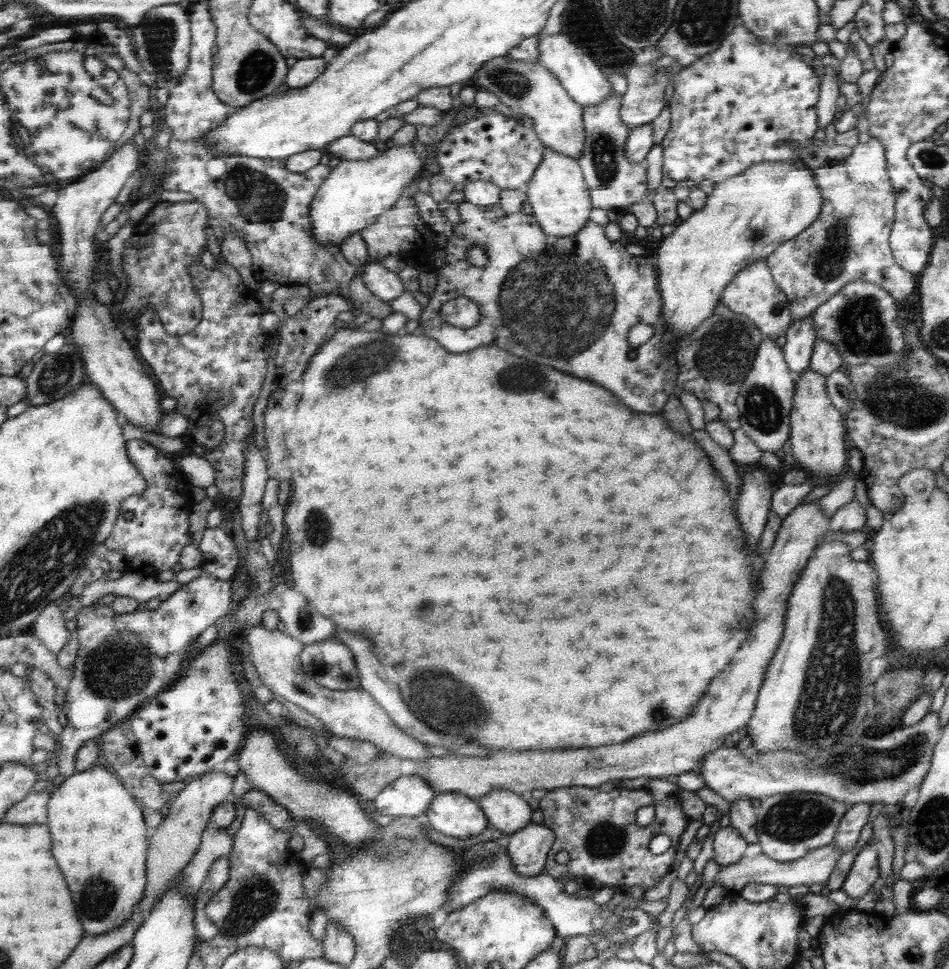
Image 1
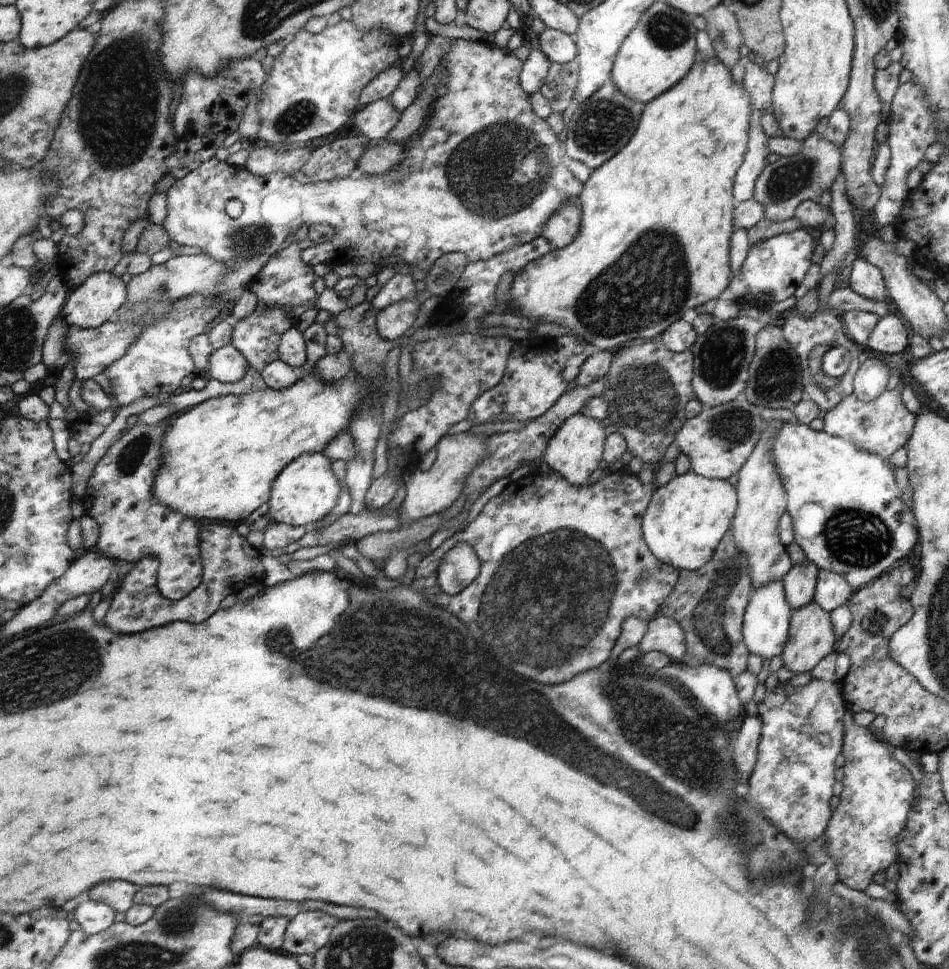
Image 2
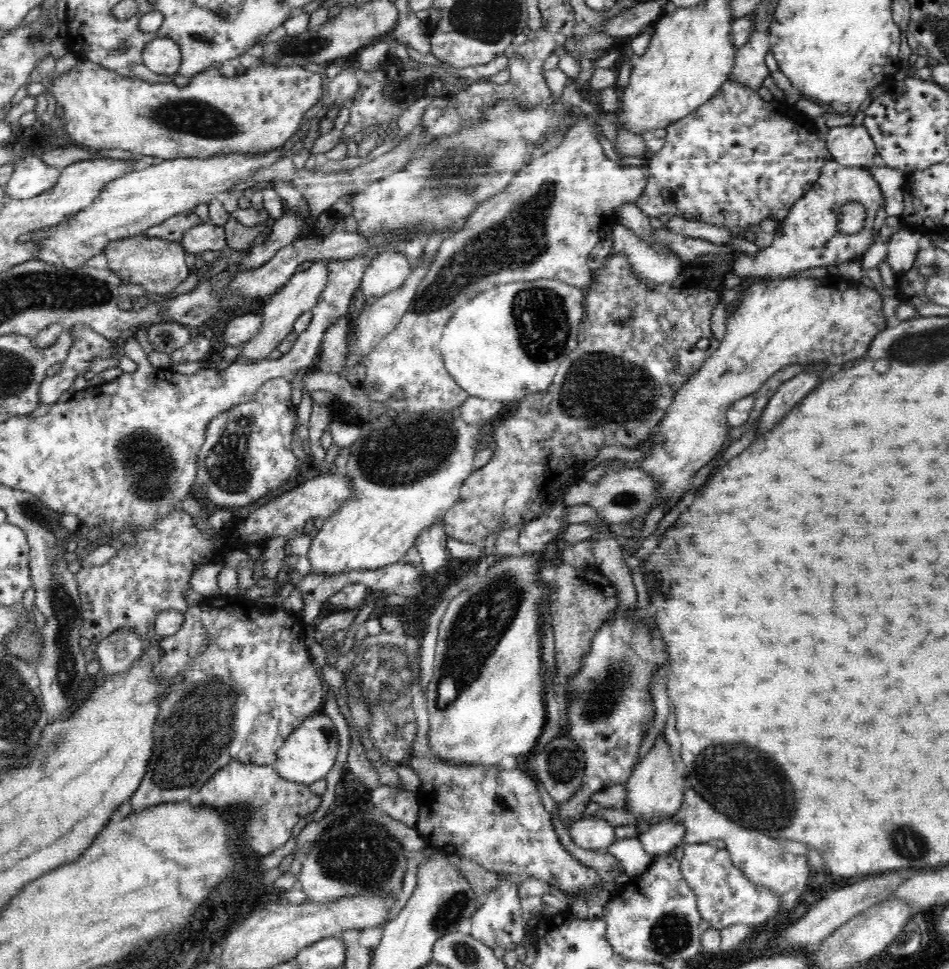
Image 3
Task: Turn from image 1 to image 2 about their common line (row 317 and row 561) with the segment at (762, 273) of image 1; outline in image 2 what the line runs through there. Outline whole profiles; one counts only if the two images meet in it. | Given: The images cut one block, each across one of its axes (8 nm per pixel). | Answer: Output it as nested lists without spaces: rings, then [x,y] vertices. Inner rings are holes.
[[[777,422],[767,424],[763,438],[755,444],[753,452],[749,458],[743,462],[739,474],[737,474],[737,510],[735,518],[731,524],[731,534],[733,534],[733,544],[747,558],[749,566],[749,578],[751,578],[751,588],[753,592],[759,590],[761,586],[769,586],[773,582],[783,582],[785,574],[793,568],[789,554],[785,546],[779,542],[779,518],[787,512],[787,494],[775,474],[775,468],[769,458],[769,436],[775,434]]]

